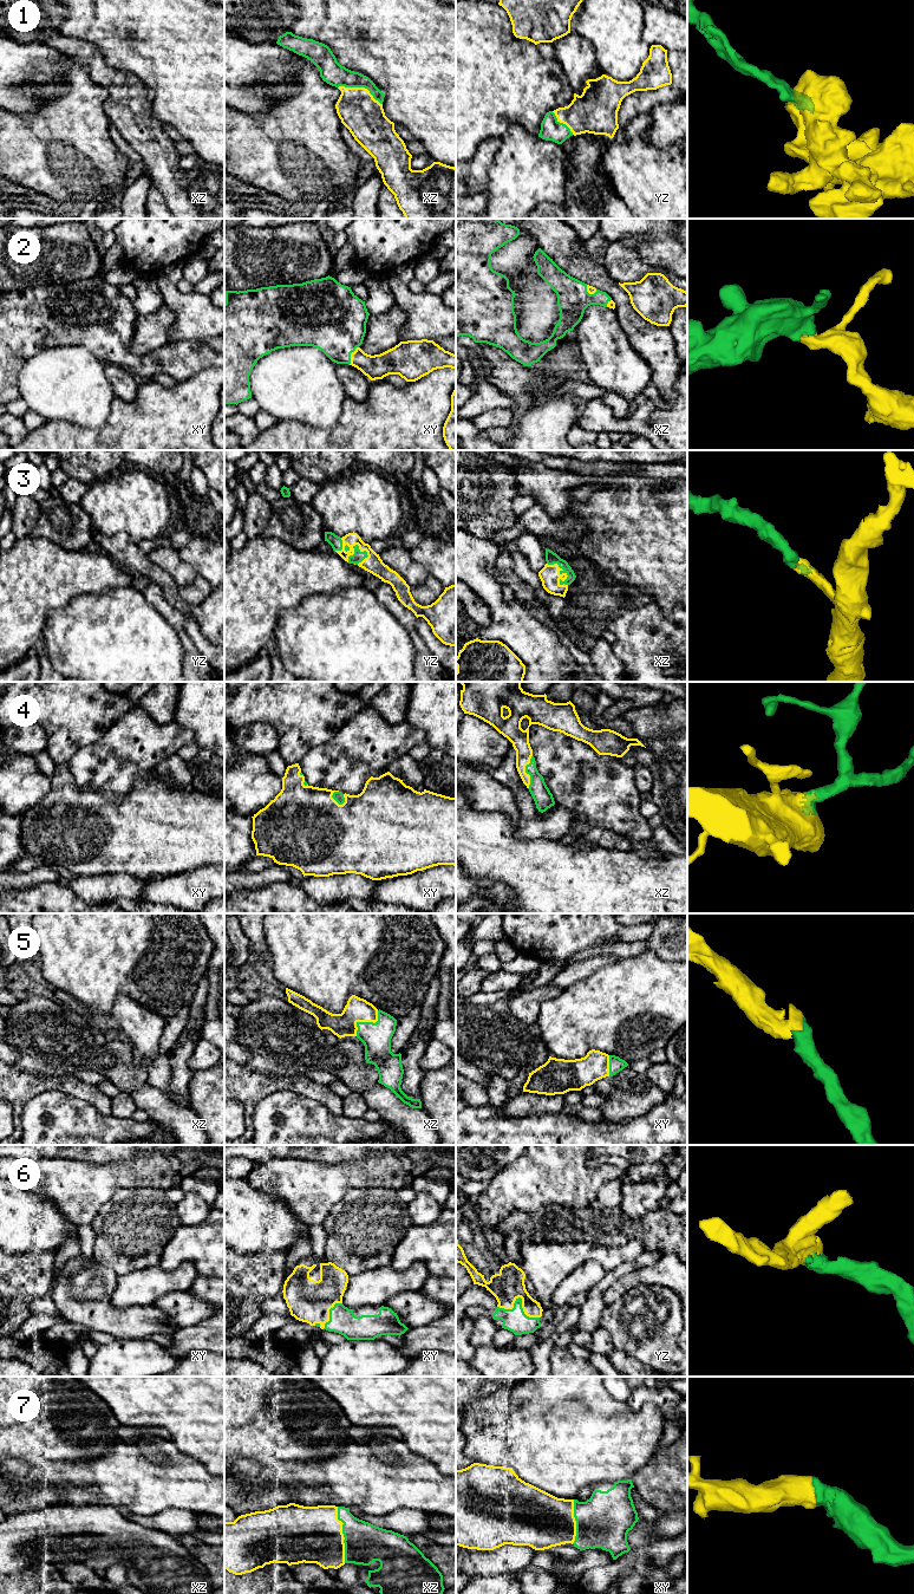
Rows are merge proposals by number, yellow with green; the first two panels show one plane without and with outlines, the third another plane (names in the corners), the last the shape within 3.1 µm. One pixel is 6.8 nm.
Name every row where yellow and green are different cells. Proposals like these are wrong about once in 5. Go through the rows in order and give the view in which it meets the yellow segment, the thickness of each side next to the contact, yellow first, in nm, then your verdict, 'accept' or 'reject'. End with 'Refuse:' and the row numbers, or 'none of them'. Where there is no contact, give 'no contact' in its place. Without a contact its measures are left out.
1: contact in xz; calibres 280 and 160 nm; accept
2: contact in xy; calibres 170 and 420 nm; accept
3: contact in xz; calibres 140 and 90 nm; accept
4: contact in xz; calibres 130 and 130 nm; accept
5: contact in xz; calibres 160 and 190 nm; accept
6: contact in yz; calibres 200 and 160 nm; accept
7: contact in xz; calibres 380 and 280 nm; accept
Refuse: none of them

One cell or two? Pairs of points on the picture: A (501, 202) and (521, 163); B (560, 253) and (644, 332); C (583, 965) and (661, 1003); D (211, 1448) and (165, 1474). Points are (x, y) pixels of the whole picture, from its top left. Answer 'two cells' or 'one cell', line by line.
A: one cell
B: one cell
C: two cells
D: two cells

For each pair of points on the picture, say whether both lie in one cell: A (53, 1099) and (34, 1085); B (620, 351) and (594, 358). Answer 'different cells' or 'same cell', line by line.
A: different cells
B: same cell

